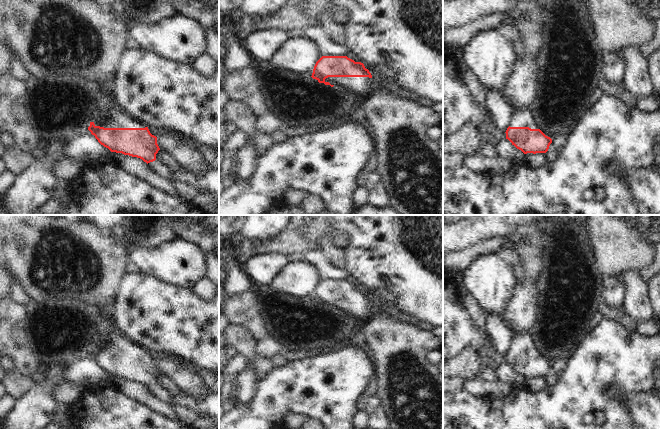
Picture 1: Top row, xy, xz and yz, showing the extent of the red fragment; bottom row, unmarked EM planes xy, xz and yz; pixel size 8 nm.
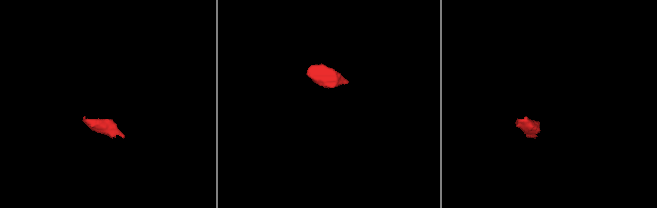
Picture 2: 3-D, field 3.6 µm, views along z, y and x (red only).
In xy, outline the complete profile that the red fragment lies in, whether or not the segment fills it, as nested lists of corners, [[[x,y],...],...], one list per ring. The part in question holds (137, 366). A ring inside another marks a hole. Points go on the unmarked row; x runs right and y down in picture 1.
[[[109,324],[107,328],[100,330],[96,338],[96,344],[90,346],[88,354],[101,369],[108,372],[111,376],[140,382],[149,389],[154,397],[162,402],[171,404],[173,396],[156,383],[156,378],[160,374],[157,368],[157,361],[150,357],[144,347],[134,344],[123,334],[113,330]]]

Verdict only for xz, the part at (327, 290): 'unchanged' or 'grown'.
grown

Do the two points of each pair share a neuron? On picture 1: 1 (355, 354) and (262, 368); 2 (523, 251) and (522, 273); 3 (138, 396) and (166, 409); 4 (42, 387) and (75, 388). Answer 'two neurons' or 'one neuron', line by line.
1: two neurons
2: one neuron
3: one neuron
4: two neurons

